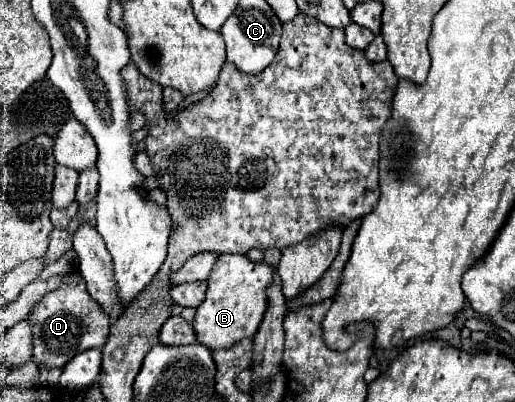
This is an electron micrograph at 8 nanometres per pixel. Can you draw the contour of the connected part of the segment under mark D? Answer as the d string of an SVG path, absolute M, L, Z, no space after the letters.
M78 271L68 273L68 279L60 289L44 295L30 317L34 331L32 359L44 363L46 367L64 367L76 353L100 349L110 333L110 317L96 305L96 301L92 301Z

